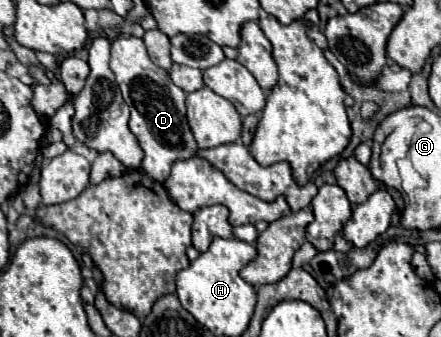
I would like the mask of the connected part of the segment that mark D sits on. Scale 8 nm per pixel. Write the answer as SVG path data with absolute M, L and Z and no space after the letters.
M127 36L117 38L111 44L111 70L117 78L117 84L123 92L125 102L131 108L131 122L129 128L141 142L141 148L145 152L141 168L157 182L165 182L169 178L171 166L177 160L189 160L195 158L199 152L197 142L193 140L193 132L187 124L185 116L185 92L175 86L169 78L169 74L155 66L145 50L145 44L141 38Z

